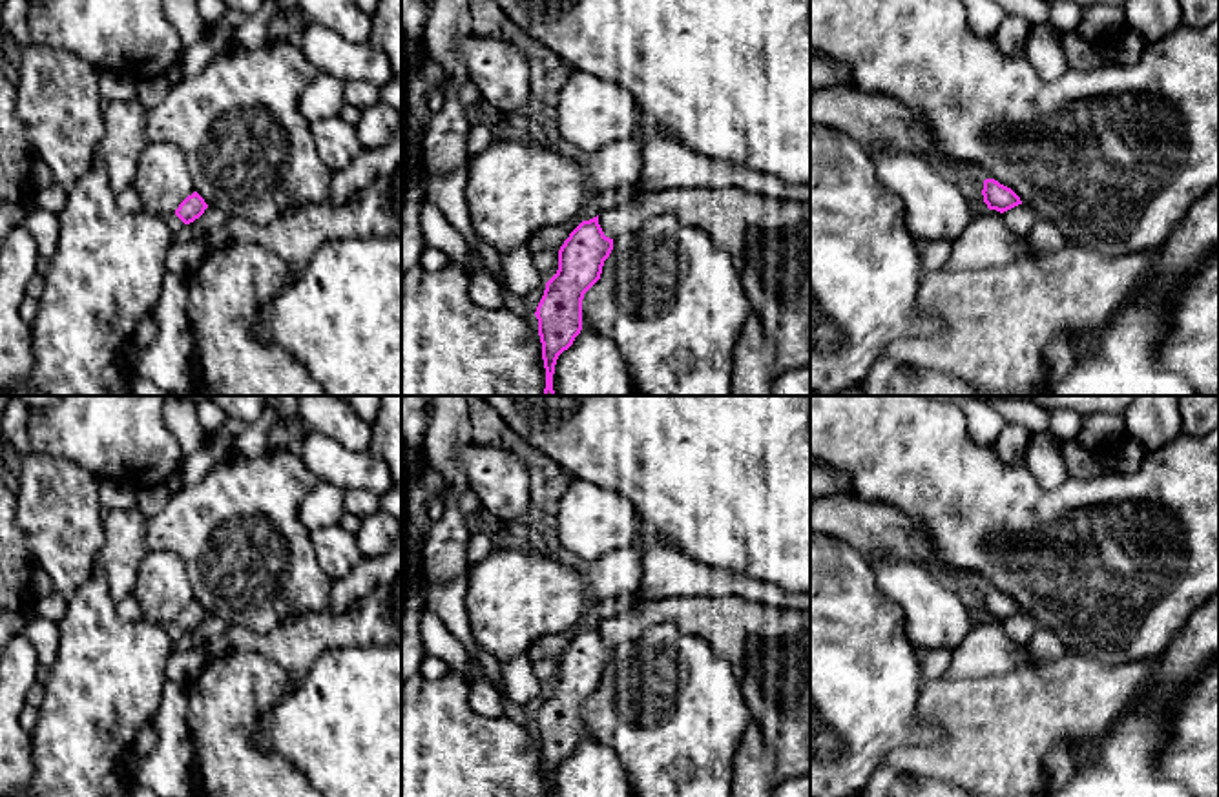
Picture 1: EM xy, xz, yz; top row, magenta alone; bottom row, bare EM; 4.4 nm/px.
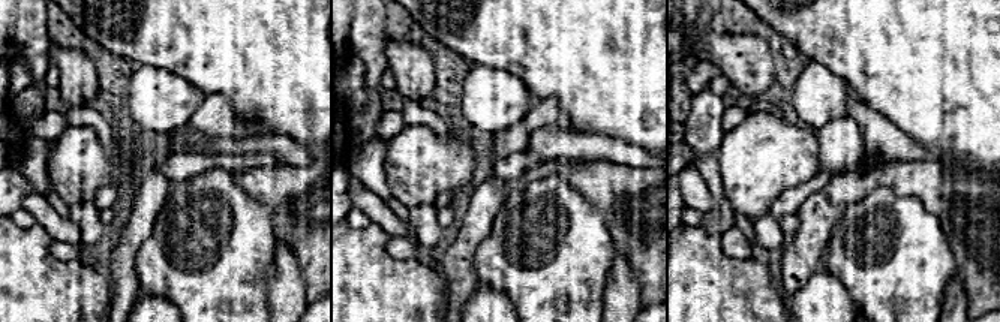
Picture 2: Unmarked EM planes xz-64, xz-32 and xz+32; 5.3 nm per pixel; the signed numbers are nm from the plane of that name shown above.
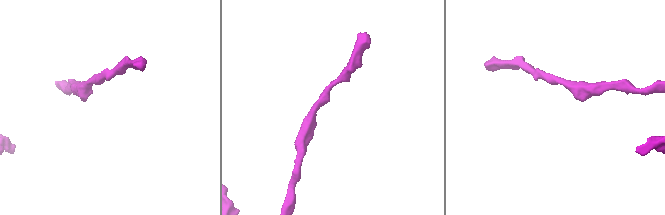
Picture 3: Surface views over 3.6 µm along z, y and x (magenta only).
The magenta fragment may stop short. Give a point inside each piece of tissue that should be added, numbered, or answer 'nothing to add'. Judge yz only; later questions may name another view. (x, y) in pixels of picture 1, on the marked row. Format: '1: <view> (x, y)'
nothing to add

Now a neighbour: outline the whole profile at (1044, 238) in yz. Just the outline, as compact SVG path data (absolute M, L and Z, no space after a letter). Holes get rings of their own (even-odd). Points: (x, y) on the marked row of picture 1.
M1037 219L1033 228L1026 235L1026 243L1029 252L1038 252L1038 254L1058 252L1068 246L1068 241L1060 233L1060 230L1044 219Z

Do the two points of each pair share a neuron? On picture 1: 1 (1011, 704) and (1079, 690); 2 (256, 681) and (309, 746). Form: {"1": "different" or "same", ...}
{"1": "same", "2": "different"}

